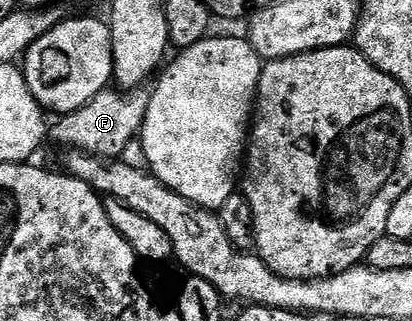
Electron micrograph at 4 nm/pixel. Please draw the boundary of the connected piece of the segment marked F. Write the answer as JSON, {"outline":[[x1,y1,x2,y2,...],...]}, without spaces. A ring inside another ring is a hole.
{"outline":[[119,88,103,89,90,103,78,107,78,111,65,113,59,118,56,126,51,126,50,137,60,145,68,145,69,150,80,149,105,159,120,159,125,156,131,141,137,140,144,127,146,111,150,107,151,92,147,88,130,89,121,92]]}

